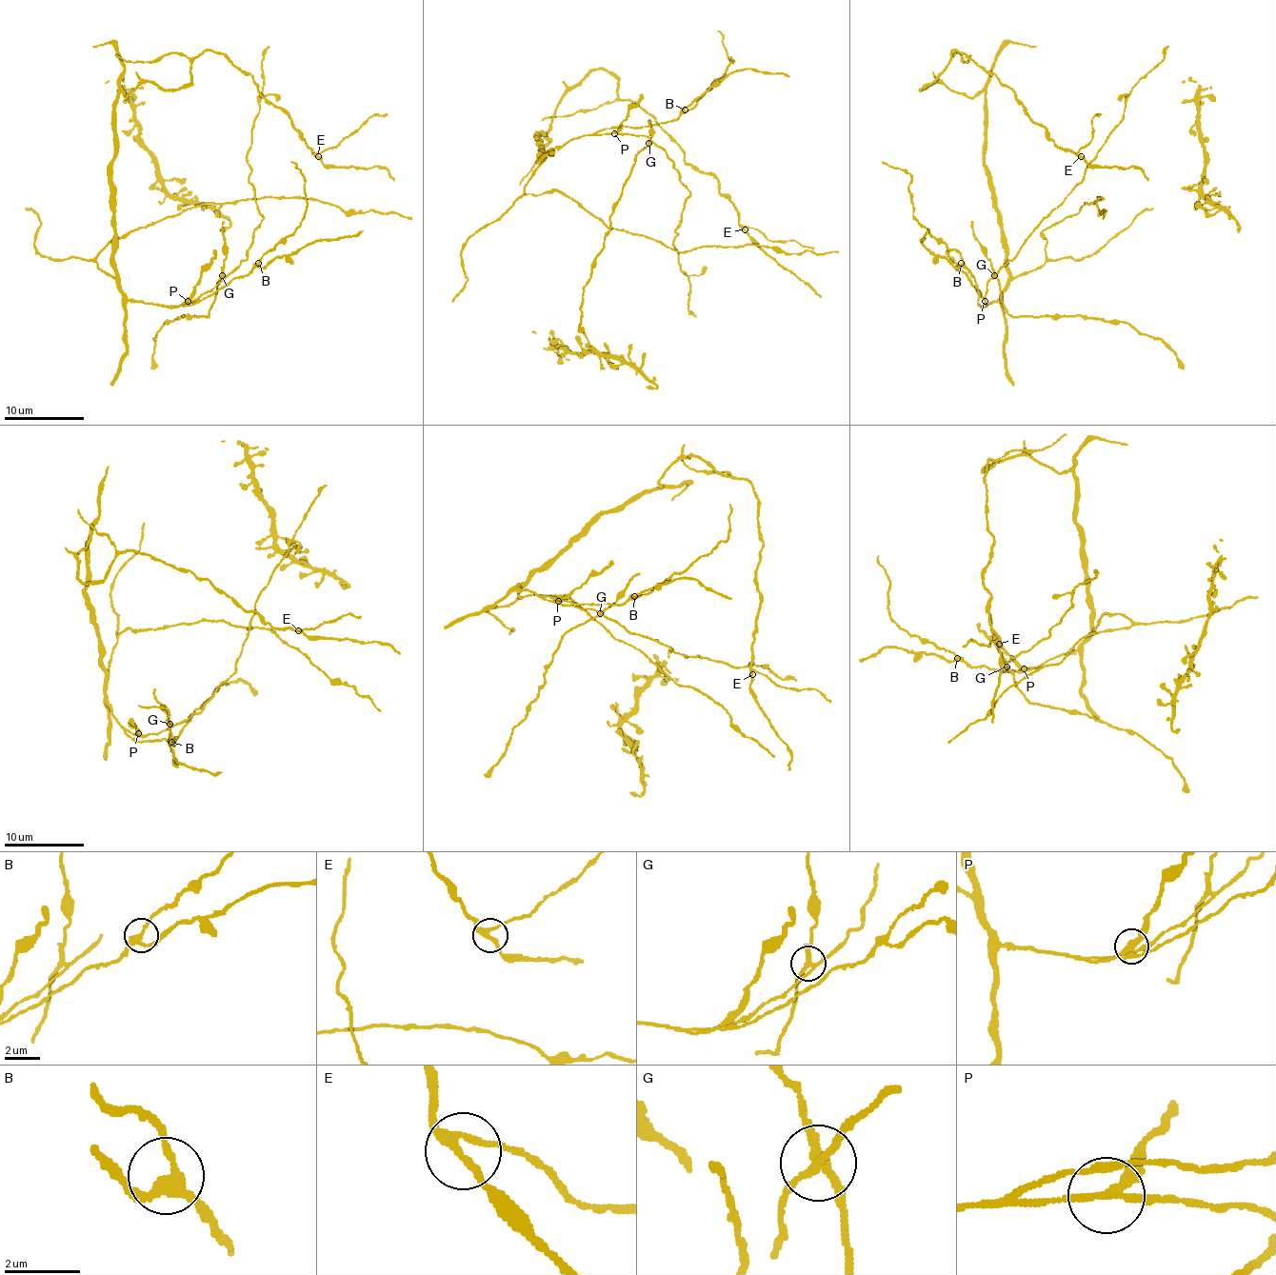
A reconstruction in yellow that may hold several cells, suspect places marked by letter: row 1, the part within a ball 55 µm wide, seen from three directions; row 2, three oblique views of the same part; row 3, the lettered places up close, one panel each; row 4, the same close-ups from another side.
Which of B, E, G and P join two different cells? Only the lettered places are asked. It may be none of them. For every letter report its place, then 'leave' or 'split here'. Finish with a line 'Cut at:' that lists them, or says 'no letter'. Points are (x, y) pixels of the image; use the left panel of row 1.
B: (258, 263) | leave
E: (318, 156) | leave
G: (222, 275) | split here
P: (188, 301) | split here
Cut at: G, P

